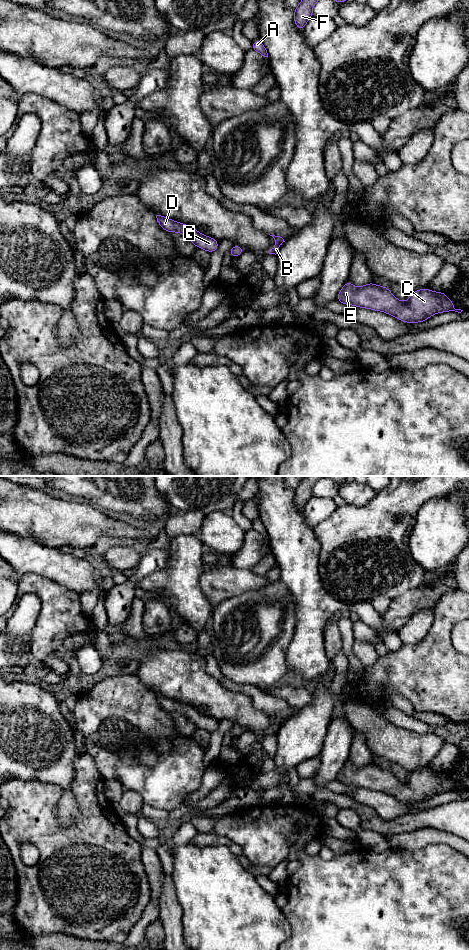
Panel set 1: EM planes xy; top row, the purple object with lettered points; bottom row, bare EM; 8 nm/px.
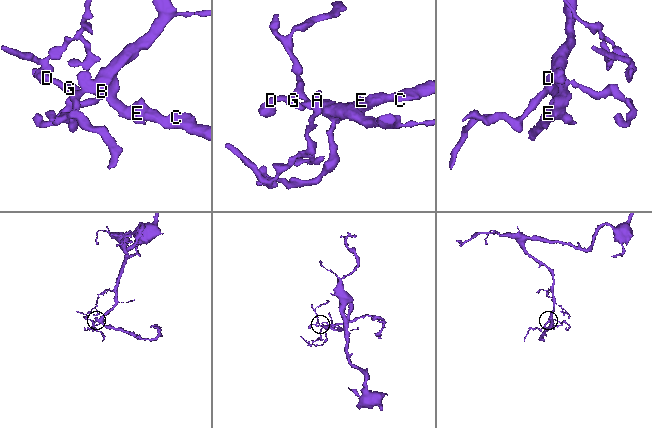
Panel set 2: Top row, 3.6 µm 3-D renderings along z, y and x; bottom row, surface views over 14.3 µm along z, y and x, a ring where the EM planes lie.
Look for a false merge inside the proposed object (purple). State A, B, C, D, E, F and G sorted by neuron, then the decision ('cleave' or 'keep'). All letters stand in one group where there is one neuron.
A B C D E F G; keep

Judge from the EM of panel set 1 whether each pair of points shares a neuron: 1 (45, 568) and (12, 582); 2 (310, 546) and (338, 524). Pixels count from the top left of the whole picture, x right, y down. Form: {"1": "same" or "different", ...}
{"1": "same", "2": "different"}

